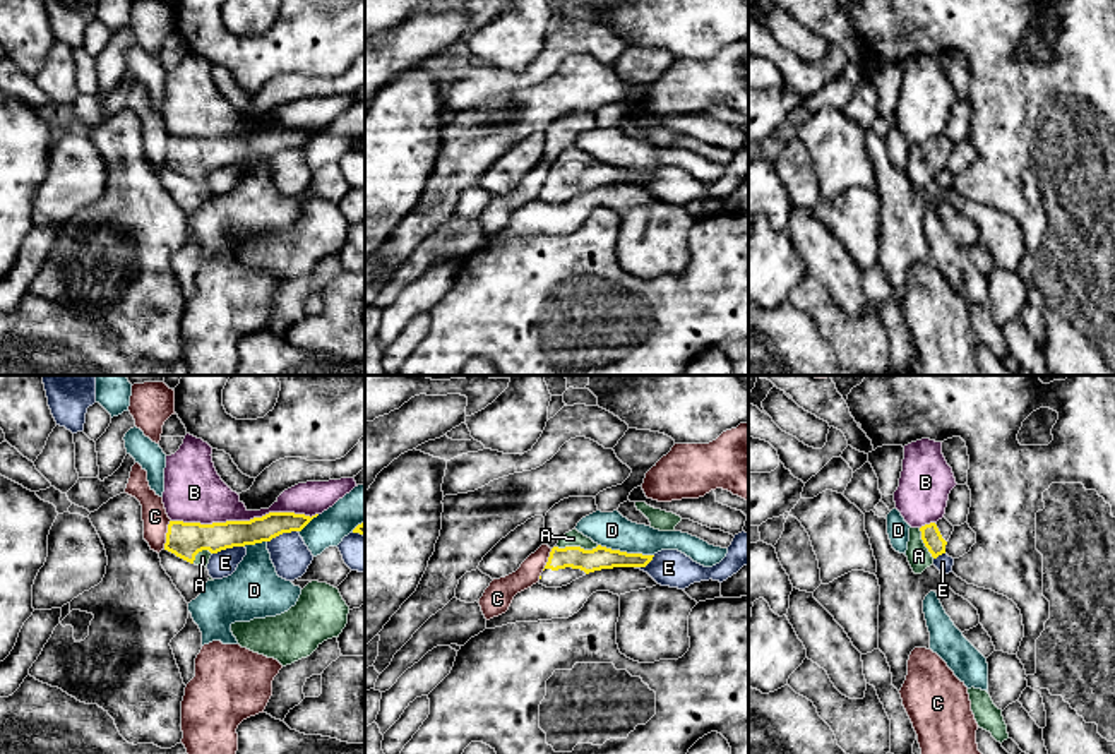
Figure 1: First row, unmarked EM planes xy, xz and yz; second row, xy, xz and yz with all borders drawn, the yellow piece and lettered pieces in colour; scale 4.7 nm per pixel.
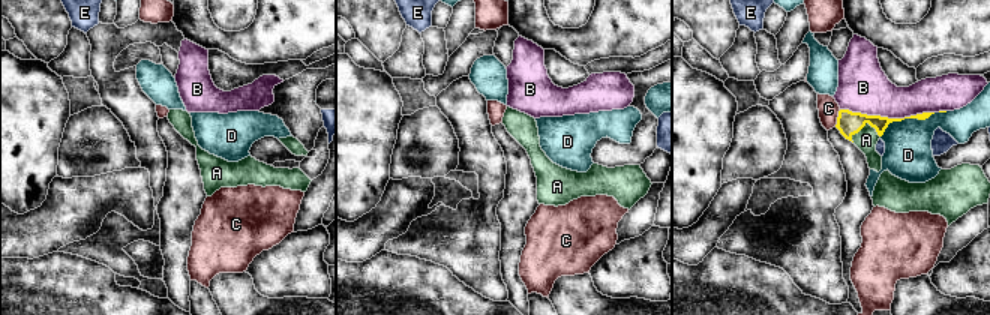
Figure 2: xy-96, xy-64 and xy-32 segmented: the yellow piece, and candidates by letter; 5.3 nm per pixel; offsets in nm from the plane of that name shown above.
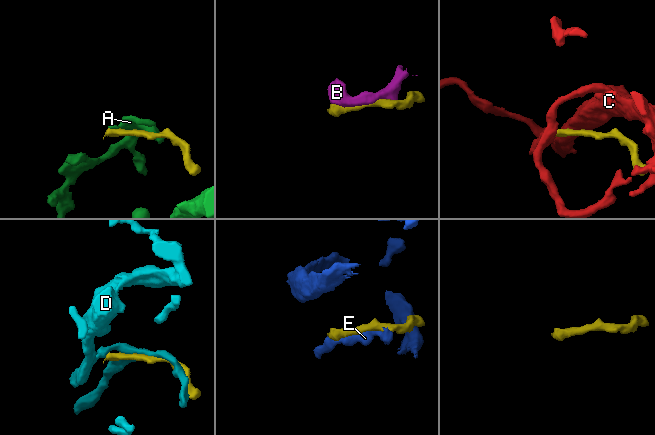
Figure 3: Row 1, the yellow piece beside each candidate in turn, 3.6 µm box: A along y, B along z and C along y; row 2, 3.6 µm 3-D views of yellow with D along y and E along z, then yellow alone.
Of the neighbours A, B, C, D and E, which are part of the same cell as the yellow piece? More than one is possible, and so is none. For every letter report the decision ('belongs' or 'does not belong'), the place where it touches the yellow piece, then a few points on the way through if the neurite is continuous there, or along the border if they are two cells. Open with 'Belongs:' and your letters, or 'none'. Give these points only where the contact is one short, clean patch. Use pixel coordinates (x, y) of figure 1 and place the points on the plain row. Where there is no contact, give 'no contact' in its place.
Belongs: A
A: belongs; contact xz (578, 163); way xz (576, 173), (578, 163), (572, 155)
B: does not belong; contact xy (244, 137)
C: does not belong; contact xy (166, 149); border xy (170, 136), (163, 163)
D: does not belong; contact xz (626, 168)
E: does not belong; contact xy (228, 163)

